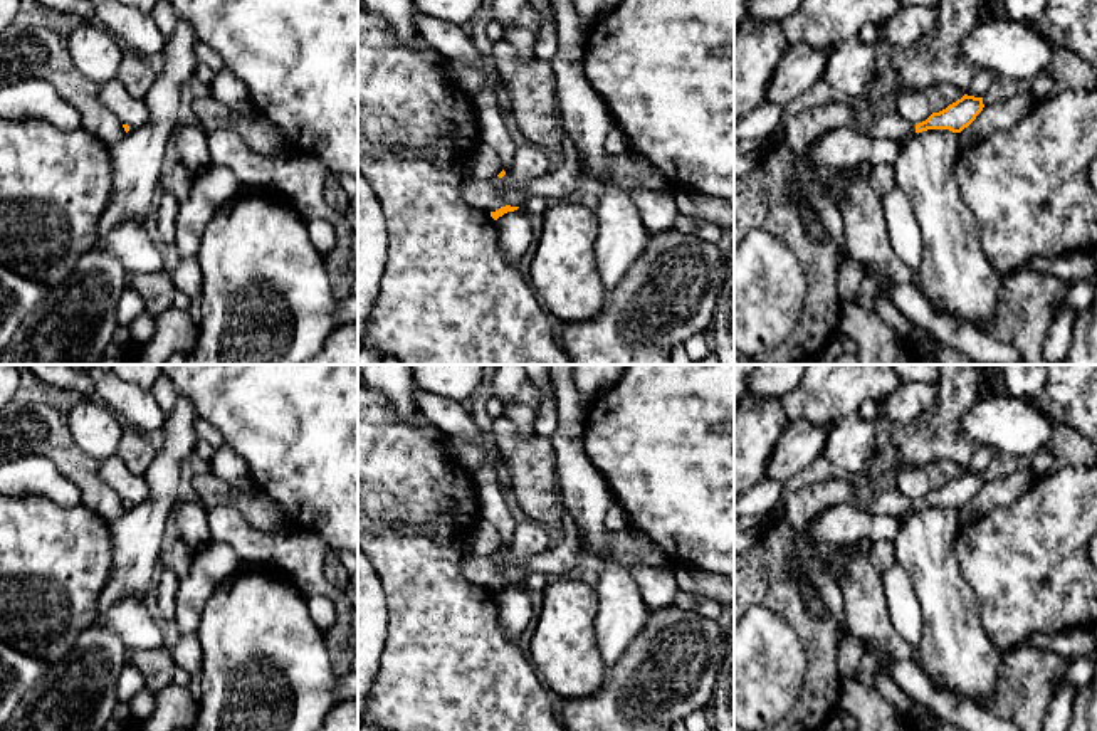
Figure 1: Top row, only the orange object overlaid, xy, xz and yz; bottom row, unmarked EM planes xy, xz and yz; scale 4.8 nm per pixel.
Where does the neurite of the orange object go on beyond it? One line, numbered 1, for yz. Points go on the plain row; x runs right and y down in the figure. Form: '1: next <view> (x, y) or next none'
1: next yz (889, 501)

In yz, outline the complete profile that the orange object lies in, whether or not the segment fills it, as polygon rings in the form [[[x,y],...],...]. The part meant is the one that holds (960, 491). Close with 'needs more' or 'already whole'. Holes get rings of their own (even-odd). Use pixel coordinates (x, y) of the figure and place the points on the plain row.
[[[964,471],[956,479],[939,489],[932,489],[926,497],[912,501],[900,494],[894,486],[874,491],[874,494],[860,506],[874,516],[899,516],[904,511],[922,509],[927,506],[949,506],[961,509],[983,487],[983,474]]]; needs more

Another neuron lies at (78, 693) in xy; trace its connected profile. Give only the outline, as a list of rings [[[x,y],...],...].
[[[180,395],[161,427],[163,449],[144,474],[148,497],[108,521],[113,568],[99,595],[96,622],[81,632],[67,655],[49,664],[2,731],[104,731],[118,704],[118,677],[129,664],[129,647],[104,625],[104,613],[124,597],[144,600],[153,585],[163,533],[178,501],[180,467],[193,454],[198,418]]]

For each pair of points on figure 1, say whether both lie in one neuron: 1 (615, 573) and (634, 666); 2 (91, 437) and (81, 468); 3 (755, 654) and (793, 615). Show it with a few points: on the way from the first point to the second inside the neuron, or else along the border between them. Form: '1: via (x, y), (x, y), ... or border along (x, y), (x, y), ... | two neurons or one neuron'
1: border along (650, 610), (647, 624), (615, 662), (610, 679) | two neurons
2: border along (68, 419), (73, 441), (101, 461) | two neurons
3: border along (751, 605), (773, 610), (800, 636) | two neurons

